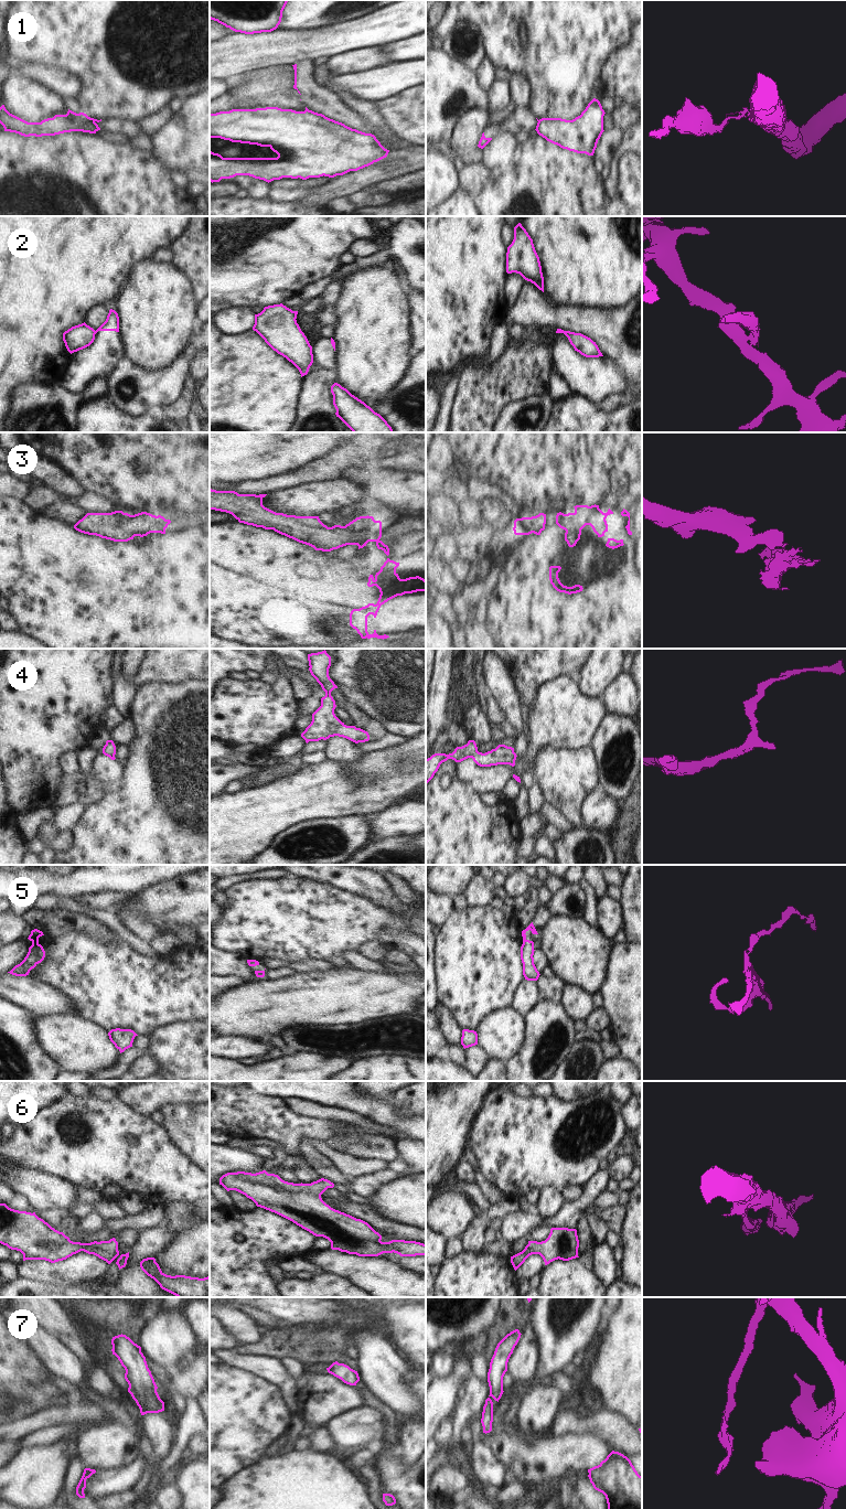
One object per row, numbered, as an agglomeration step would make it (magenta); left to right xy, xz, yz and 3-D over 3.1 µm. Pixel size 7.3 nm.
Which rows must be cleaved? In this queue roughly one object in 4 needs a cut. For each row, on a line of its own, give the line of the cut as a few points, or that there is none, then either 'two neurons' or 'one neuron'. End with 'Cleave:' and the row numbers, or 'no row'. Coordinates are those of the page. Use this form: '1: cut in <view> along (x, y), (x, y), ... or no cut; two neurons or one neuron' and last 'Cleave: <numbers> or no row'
1: cut in xy along (89, 118), (94, 122); two neurons
2: cut in yz along (563, 330), (557, 331); two neurons
3: cut in yz along (538, 515), (538, 527), (533, 532); two neurons
4: no cut; one neuron
5: no cut; one neuron
6: no cut; one neuron
7: no cut; one neuron
Cleave: 1, 2, 3

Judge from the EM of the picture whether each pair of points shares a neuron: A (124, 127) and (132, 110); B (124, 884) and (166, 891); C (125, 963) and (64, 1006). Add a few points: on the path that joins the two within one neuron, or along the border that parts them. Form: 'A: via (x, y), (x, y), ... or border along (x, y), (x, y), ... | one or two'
A: border along (102, 119), (118, 118), (137, 122) | two
B: border along (170, 878), (148, 886), (132, 895) | two
C: border along (50, 986), (70, 999), (73, 1014) | two

